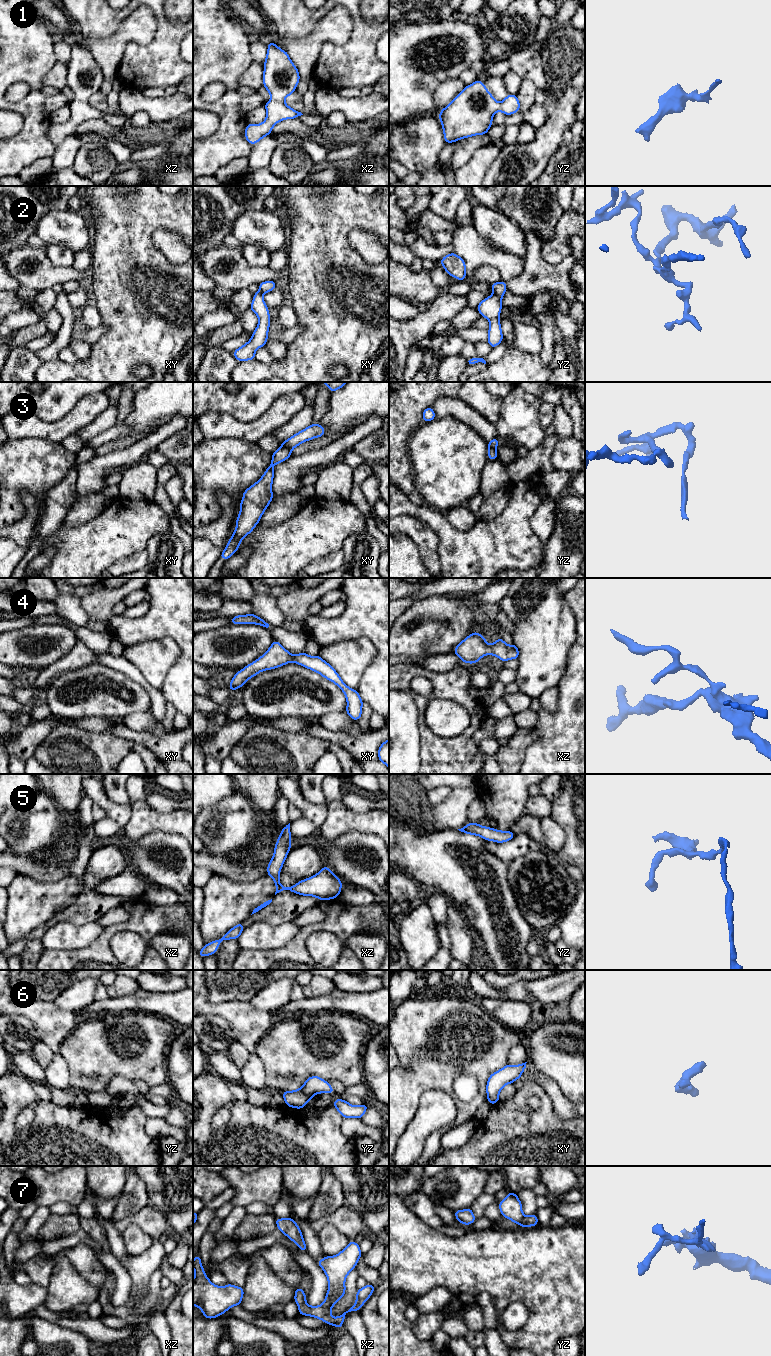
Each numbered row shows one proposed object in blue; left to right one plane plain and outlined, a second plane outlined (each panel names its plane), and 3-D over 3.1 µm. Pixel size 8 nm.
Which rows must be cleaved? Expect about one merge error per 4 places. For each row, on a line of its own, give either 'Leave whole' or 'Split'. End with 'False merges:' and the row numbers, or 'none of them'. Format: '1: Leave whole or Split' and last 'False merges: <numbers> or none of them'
1: Leave whole
2: Leave whole
3: Leave whole
4: Leave whole
5: Leave whole
6: Leave whole
7: Leave whole
False merges: none of them

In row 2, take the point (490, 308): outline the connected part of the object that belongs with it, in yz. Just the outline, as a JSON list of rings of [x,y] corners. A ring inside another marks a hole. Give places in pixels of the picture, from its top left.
[[[503,281],[492,283],[490,286],[493,289],[492,295],[482,300],[477,306],[477,310],[482,317],[485,317],[490,322],[487,342],[491,348],[494,348],[503,340],[499,315],[502,309],[502,297],[507,291],[507,286]]]

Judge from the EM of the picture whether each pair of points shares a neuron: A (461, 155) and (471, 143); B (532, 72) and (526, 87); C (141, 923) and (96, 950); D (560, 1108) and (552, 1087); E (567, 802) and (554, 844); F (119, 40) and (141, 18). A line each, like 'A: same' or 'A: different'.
A: same
B: different
C: same
D: same
E: different
F: same

